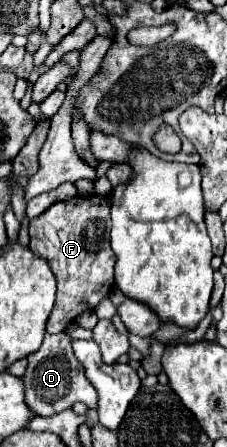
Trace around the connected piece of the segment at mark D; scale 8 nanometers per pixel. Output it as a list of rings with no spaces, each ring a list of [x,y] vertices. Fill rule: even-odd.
[[[45,334],[45,340],[41,348],[31,354],[27,372],[23,376],[25,382],[25,398],[29,408],[37,416],[53,416],[67,408],[71,408],[75,402],[85,402],[87,408],[97,408],[97,394],[95,388],[87,382],[87,376],[83,374],[83,366],[79,366],[79,360],[75,360],[75,354],[71,350],[71,338],[61,334]]]

